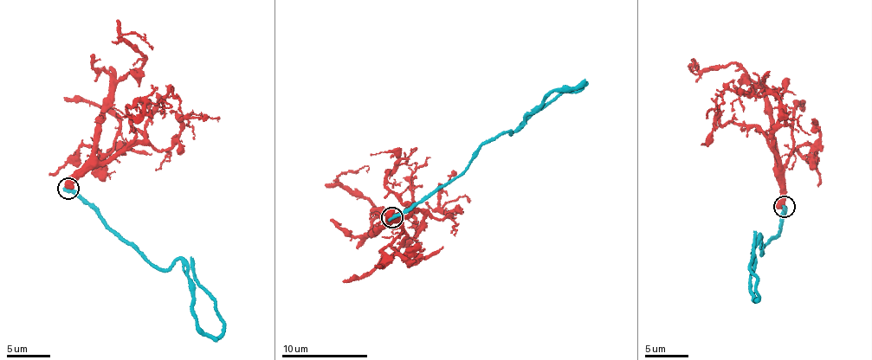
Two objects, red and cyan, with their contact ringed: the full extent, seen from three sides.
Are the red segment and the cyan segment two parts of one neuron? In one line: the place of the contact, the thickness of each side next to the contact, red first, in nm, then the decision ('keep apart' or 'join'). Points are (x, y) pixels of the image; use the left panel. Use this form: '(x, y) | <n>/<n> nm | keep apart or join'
(68, 188) | 650/360 nm | keep apart

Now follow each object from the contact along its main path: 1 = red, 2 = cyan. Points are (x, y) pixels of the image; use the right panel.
1: (784, 207), (771, 109), (762, 86), (733, 64), (694, 73), (690, 66), (694, 69), (699, 65)
2: (784, 207), (782, 230), (760, 253), (759, 237), (753, 245), (750, 274), (757, 279), (759, 297)

